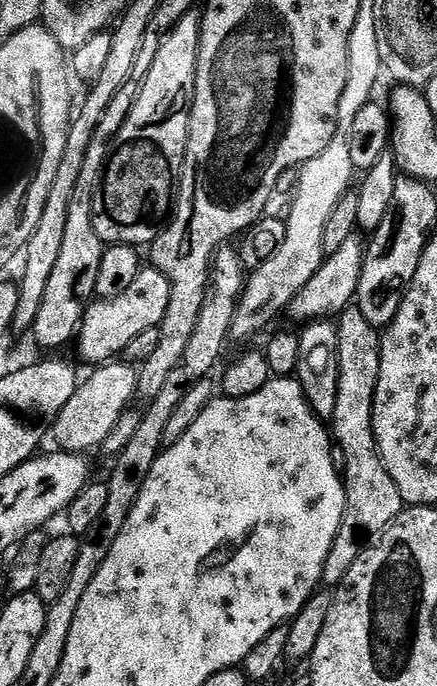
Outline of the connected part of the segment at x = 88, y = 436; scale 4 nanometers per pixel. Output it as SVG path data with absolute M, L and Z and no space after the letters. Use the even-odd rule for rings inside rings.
M108 362L108 363L105 363L103 366L97 367L95 369L95 371L93 371L96 373L94 373L93 376L90 377L89 380L85 382L85 384L83 381L83 383L81 383L79 385L79 387L77 387L76 392L73 393L73 395L70 397L69 400L67 400L66 403L64 403L64 408L61 409L61 411L59 413L57 413L57 415L54 417L54 423L52 425L54 425L54 424L56 424L56 425L54 425L52 428L52 436L54 439L56 439L55 447L57 449L63 450L69 454L84 454L84 453L87 453L87 451L86 451L87 448L98 447L99 444L102 443L103 440L106 439L107 436L110 435L111 432L115 430L116 423L119 422L120 415L122 415L124 412L124 407L126 407L127 404L131 402L132 396L133 396L133 400L134 400L134 395L137 393L137 390L138 390L137 369L135 367L132 369L131 366L128 364L116 364L116 363L120 363L120 362Z

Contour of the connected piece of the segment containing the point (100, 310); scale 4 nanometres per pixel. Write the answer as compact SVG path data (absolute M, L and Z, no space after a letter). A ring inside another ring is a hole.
M151 266L141 267L137 272L134 282L117 296L93 299L89 308L84 308L78 322L86 322L86 328L78 328L78 331L86 336L88 356L100 356L105 362L111 361L123 348L128 348L132 340L139 338L143 332L148 332L157 327L163 321L168 309L168 299L171 296L171 285L167 277Z

